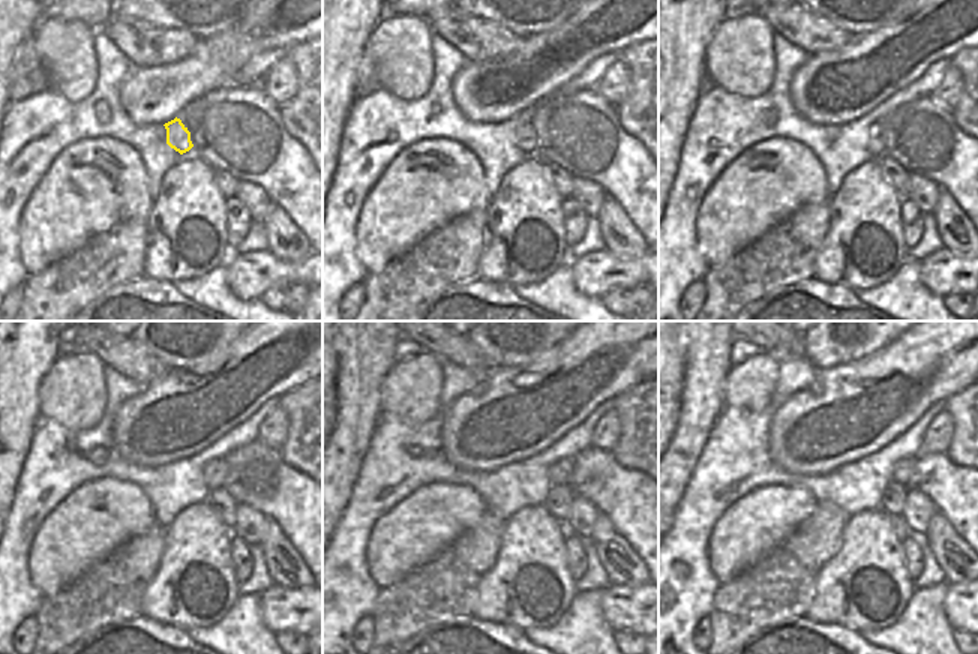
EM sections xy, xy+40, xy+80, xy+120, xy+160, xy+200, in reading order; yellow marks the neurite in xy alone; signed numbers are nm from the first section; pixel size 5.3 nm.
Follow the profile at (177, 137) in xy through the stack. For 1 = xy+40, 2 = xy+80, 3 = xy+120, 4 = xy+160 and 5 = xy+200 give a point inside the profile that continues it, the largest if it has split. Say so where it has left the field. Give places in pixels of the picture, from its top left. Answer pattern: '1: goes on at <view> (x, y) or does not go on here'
1: goes on at xy+40 (525, 135)
2: goes on at xy+80 (878, 132)
3: goes on at xy+120 (213, 473)
4: goes on at xy+160 (558, 473)
5: goes on at xy+200 (903, 471)

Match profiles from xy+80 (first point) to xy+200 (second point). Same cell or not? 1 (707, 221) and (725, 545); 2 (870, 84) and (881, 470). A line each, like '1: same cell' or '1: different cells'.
1: same cell
2: different cells

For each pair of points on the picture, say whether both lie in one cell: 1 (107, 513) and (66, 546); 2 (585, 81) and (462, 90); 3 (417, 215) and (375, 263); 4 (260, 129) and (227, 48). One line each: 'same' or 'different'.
1: same
2: different
3: same
4: different

